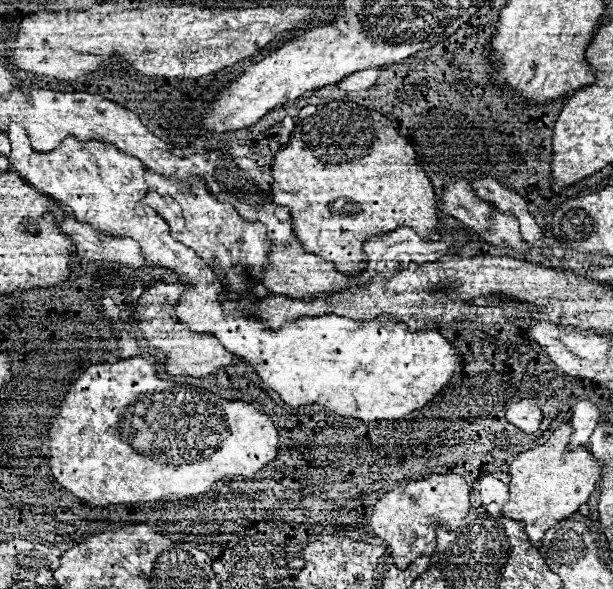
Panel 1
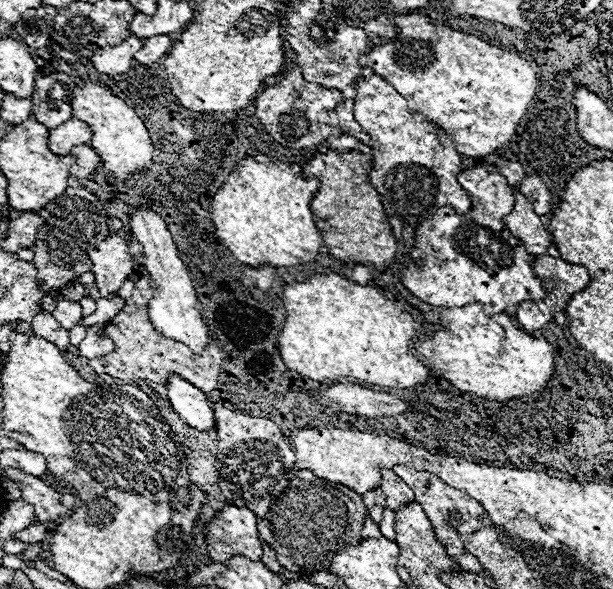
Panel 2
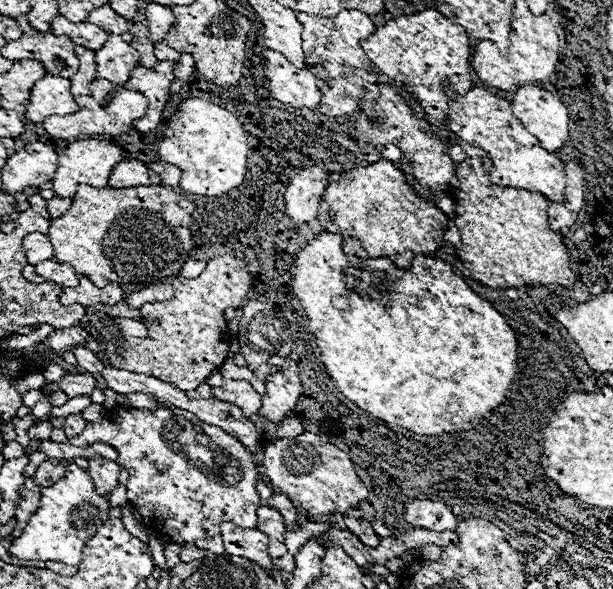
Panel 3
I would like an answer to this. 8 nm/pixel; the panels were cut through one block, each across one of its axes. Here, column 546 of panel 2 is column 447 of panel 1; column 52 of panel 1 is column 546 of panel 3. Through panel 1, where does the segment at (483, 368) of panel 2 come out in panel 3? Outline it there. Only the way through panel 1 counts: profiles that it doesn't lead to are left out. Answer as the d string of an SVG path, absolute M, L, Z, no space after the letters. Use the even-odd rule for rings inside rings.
M444 82L444 92L450 100L448 128L470 146L476 146L488 152L492 160L490 180L494 184L540 192L550 202L564 202L566 174L564 174L564 166L560 158L556 156L556 152L548 152L546 148L542 148L538 138L530 134L518 118L514 118L512 106L508 100L496 94L490 94L478 86L474 86L468 94L460 96L452 90L448 82Z

